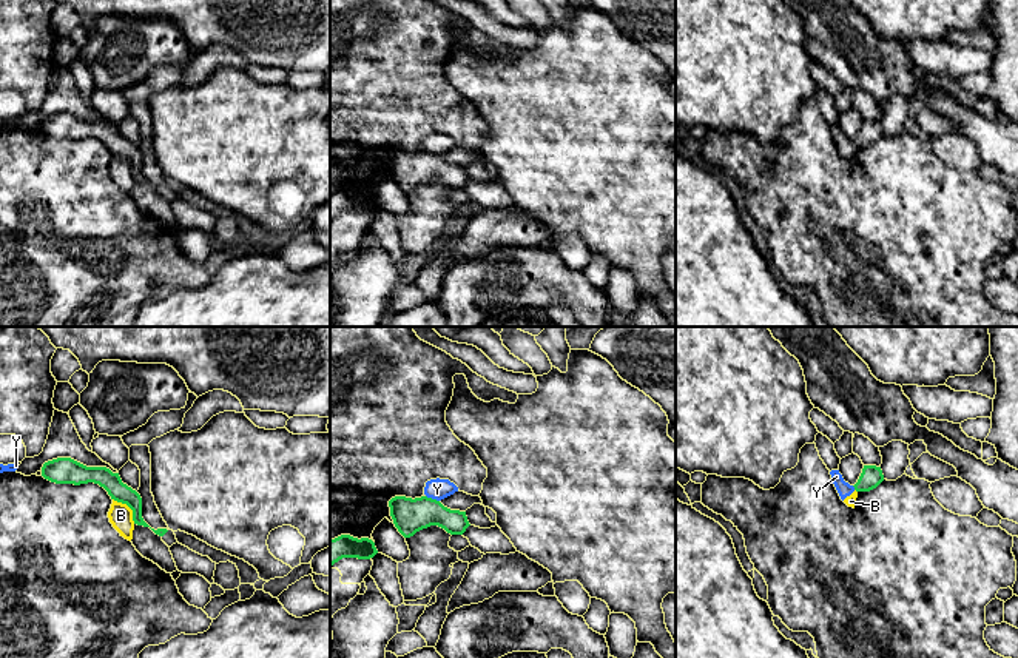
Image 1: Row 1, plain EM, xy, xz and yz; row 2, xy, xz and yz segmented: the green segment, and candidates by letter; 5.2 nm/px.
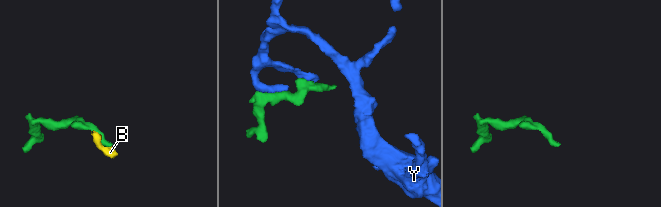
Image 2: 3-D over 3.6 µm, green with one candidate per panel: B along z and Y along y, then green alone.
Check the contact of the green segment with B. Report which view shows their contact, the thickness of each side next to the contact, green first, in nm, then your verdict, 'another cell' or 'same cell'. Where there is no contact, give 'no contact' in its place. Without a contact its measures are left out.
xy | 100/120 nm | another cell

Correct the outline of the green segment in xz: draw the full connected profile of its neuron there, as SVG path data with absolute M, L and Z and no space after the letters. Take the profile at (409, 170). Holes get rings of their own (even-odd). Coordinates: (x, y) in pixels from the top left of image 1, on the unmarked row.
M395 151L389 156L390 171L395 182L404 193L430 180L438 180L450 190L463 190L470 180L466 166L450 165L440 156L421 151Z

